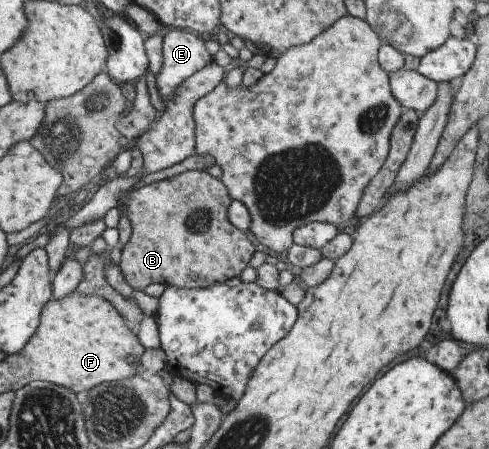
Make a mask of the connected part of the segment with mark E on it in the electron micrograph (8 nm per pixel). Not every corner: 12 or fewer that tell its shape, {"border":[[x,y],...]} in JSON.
{"border":[[181,29],[162,37],[155,87],[179,85],[213,62],[204,42]]}

